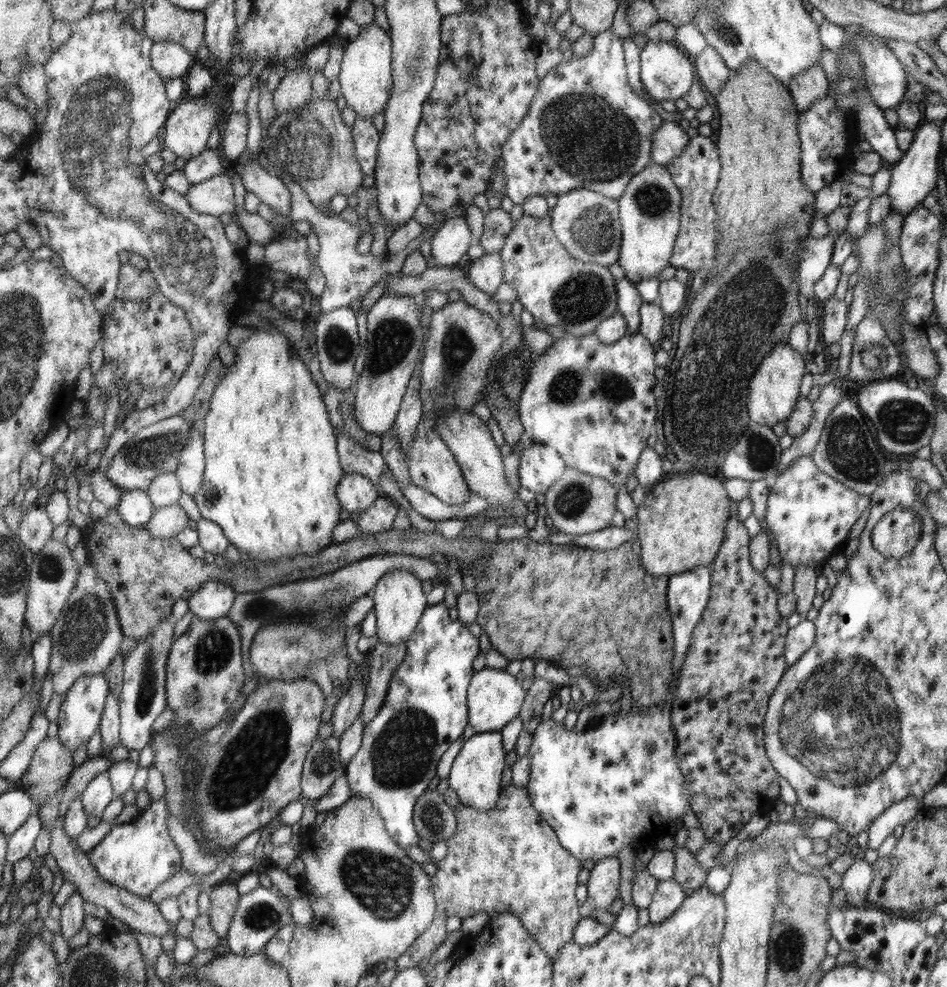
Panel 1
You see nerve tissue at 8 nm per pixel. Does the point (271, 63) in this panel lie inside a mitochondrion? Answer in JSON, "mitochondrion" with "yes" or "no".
{"mitochondrion":"no"}

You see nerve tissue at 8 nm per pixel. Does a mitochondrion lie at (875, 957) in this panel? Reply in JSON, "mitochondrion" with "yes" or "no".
{"mitochondrion":"no"}

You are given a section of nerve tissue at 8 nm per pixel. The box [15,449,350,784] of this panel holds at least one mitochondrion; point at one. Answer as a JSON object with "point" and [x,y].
{"point":[85,625]}

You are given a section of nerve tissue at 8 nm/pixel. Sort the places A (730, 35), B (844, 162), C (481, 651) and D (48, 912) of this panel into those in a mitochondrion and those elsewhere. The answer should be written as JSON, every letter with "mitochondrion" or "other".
{"A":"mitochondrion","B":"other","C":"other","D":"other"}

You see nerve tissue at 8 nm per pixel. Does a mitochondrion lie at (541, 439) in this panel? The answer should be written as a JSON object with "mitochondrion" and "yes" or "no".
{"mitochondrion":"no"}

